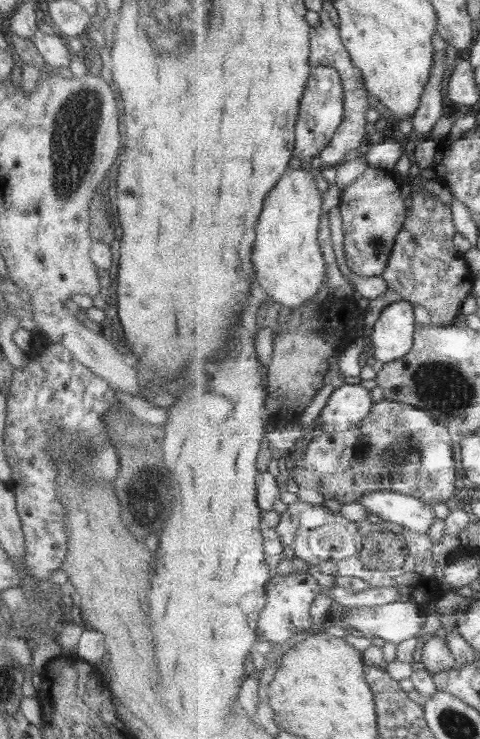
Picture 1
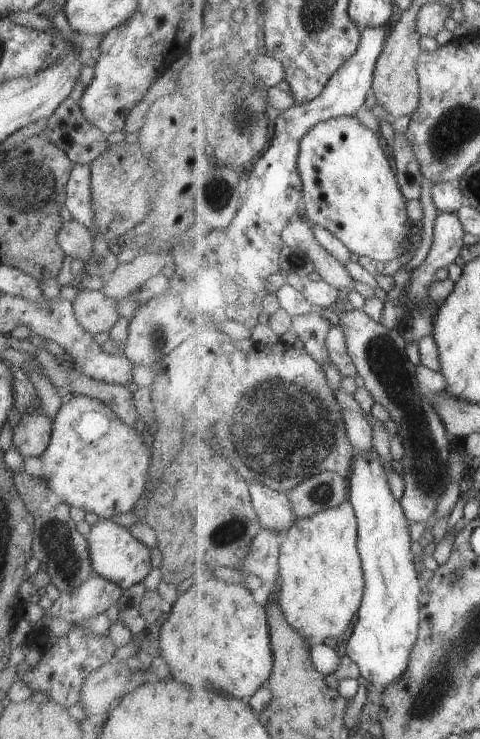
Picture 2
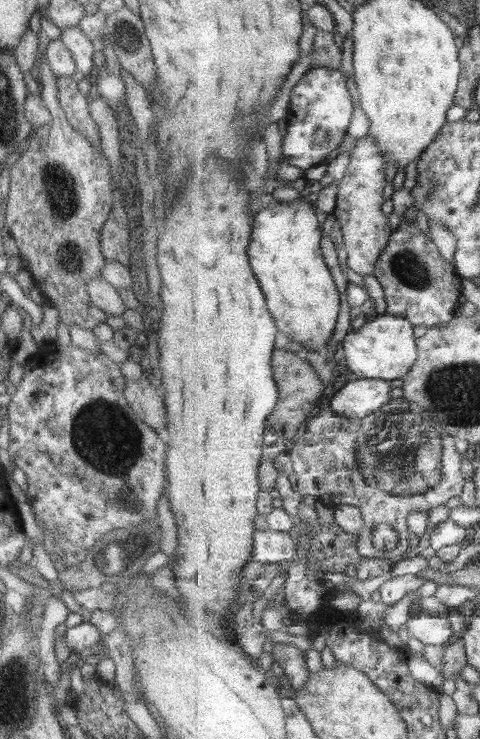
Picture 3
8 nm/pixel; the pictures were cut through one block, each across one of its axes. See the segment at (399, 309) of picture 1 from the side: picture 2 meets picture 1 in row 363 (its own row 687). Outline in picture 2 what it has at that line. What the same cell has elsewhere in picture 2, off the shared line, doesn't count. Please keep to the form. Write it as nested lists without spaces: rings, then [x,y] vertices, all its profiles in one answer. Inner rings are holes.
[[[375,450],[370,454],[356,454],[349,480],[350,502],[354,505],[358,519],[358,545],[364,570],[365,591],[361,609],[358,611],[358,621],[346,646],[346,655],[359,666],[362,677],[367,679],[369,684],[380,685],[385,690],[399,683],[408,672],[413,650],[420,638],[422,588],[415,568],[417,555],[413,553],[411,523],[400,500],[393,497],[388,475]]]

